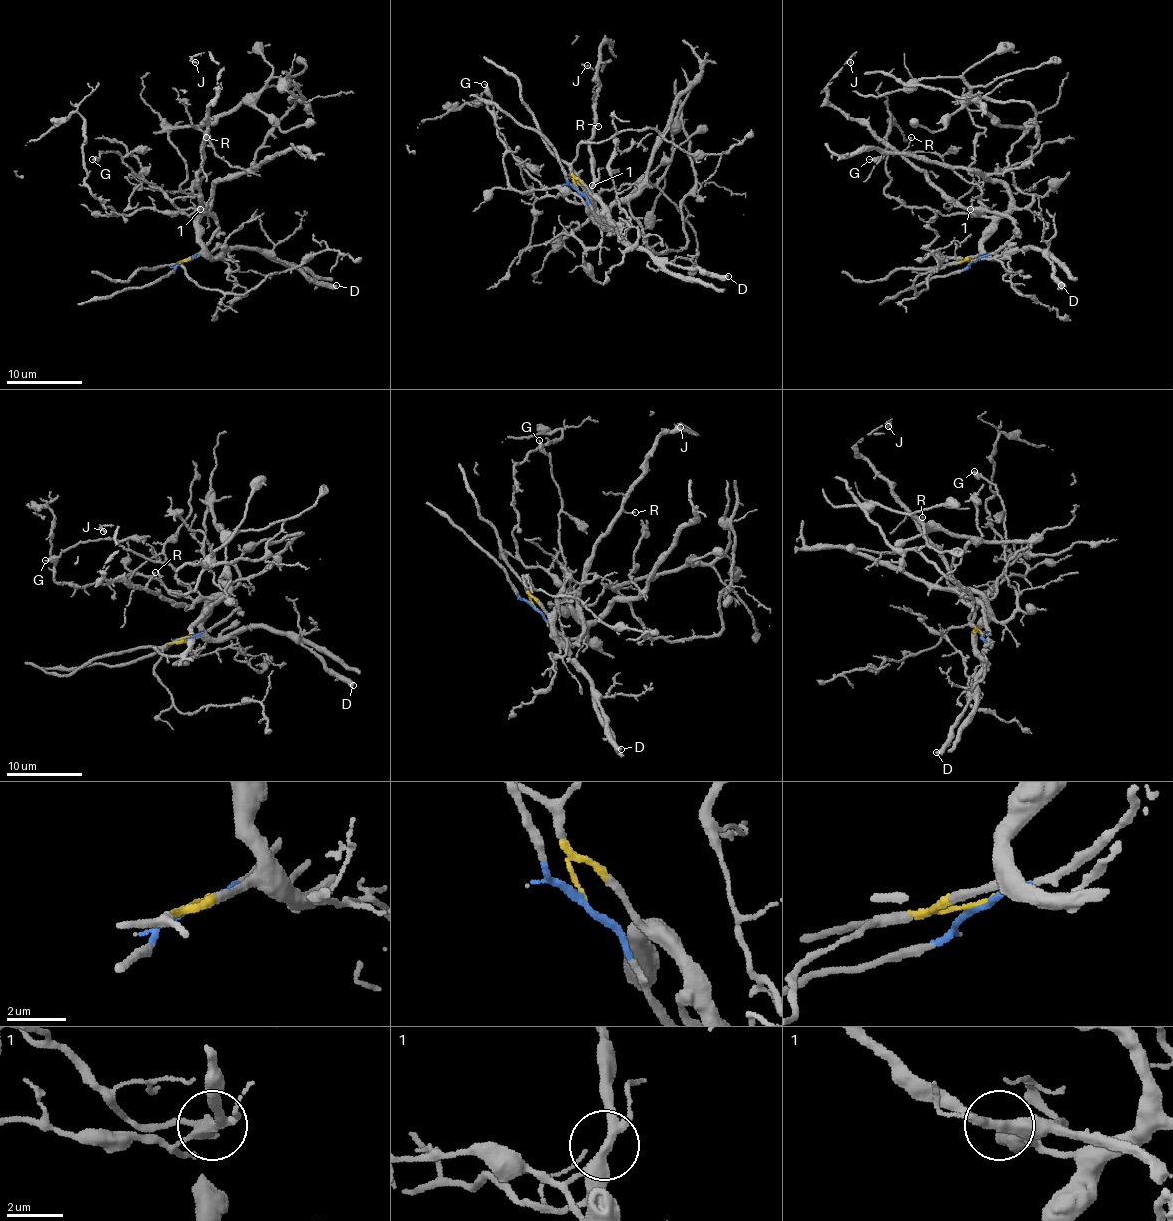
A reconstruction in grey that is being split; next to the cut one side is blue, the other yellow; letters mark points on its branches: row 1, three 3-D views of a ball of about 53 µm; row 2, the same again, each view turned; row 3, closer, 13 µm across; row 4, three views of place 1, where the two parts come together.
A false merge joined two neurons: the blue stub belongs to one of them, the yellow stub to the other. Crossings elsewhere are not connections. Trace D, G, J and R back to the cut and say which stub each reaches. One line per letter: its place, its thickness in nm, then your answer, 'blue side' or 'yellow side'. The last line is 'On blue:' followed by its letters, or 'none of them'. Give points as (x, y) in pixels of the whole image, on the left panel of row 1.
D: place (336, 285); calibre 460 nm; yellow side
G: place (92, 159); calibre 280 nm; blue side
J: place (195, 62); calibre 130 nm; blue side
R: place (206, 137); calibre 100 nm; blue side
On blue: G, J, R

